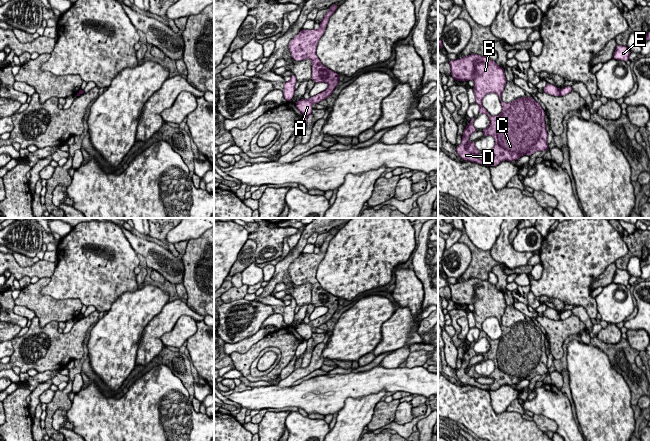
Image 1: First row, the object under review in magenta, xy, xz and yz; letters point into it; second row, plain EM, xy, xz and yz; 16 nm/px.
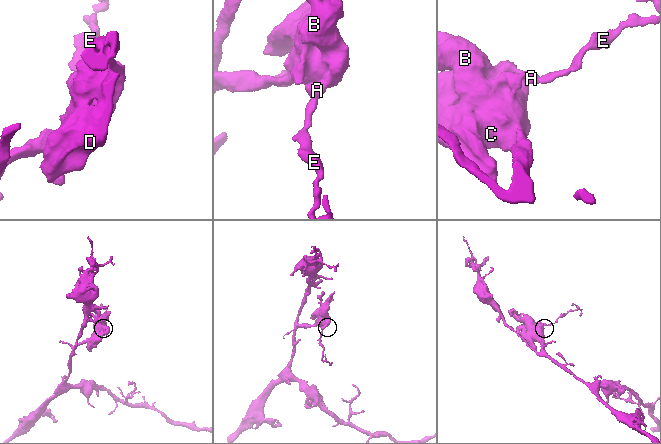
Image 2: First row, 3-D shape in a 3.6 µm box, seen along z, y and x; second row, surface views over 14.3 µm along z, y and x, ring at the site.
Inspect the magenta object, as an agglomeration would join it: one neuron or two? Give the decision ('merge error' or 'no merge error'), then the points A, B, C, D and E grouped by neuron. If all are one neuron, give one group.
merge error; groups A B C D / E

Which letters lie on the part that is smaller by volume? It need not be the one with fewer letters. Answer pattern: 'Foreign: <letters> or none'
Foreign: E

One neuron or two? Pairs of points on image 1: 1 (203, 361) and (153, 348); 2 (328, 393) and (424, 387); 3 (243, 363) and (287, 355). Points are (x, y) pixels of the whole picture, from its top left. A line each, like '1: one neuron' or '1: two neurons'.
1: two neurons
2: one neuron
3: one neuron

